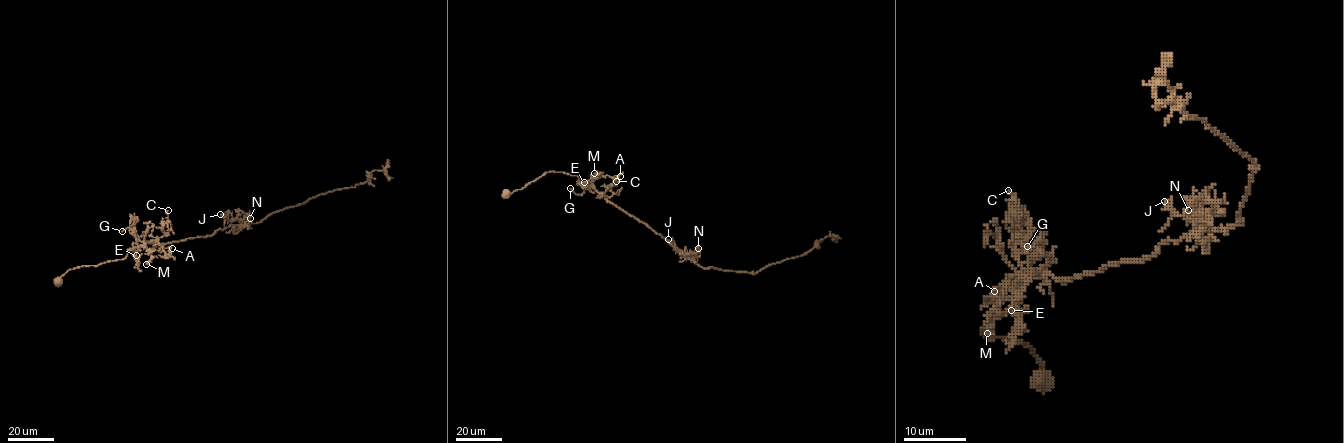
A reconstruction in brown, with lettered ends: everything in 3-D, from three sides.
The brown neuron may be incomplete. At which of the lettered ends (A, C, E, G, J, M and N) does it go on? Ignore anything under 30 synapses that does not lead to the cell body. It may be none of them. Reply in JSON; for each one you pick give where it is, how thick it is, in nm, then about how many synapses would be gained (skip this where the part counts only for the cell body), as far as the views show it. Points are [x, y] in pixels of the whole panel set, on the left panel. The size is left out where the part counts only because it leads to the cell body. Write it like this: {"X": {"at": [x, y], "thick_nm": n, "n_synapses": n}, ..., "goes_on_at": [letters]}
{"goes_on_at": []}

